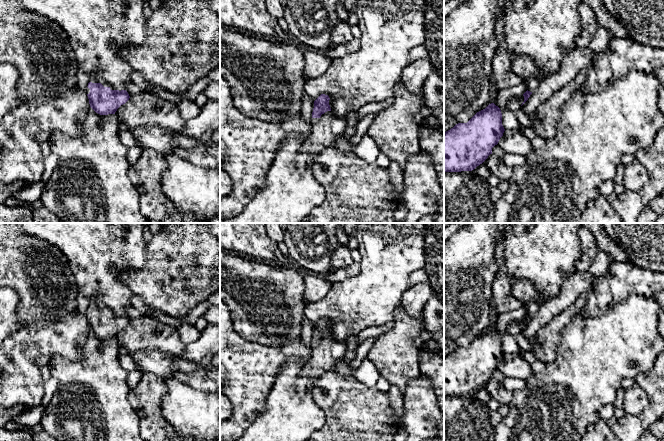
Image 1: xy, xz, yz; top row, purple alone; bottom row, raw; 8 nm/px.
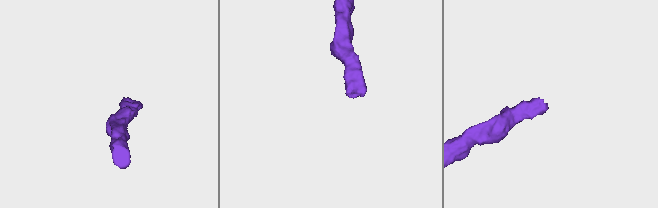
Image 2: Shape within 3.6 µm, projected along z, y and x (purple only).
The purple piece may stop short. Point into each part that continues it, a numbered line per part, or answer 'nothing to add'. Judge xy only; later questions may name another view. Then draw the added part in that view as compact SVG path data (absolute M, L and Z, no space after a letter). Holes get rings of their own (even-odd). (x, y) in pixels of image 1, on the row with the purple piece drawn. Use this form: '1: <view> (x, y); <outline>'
1: xy (93, 79); M90 76L90 81L89 82L92 82L92 83L101 83L104 87L109 87L111 90L115 90L108 83L106 83L103 79L98 78L96 76Z

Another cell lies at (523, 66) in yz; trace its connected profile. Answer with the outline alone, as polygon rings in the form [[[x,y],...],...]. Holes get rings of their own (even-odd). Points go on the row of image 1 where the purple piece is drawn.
[[[512,55],[510,57],[510,67],[511,71],[515,73],[522,82],[526,82],[533,77],[544,79],[541,68],[527,55]]]

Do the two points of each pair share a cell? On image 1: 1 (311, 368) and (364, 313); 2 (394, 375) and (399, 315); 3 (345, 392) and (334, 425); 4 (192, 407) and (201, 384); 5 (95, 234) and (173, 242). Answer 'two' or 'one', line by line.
1: two
2: one
3: one
4: two
5: two

